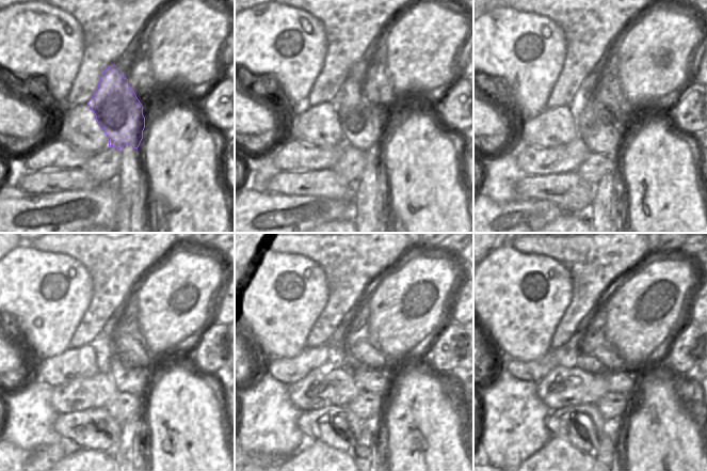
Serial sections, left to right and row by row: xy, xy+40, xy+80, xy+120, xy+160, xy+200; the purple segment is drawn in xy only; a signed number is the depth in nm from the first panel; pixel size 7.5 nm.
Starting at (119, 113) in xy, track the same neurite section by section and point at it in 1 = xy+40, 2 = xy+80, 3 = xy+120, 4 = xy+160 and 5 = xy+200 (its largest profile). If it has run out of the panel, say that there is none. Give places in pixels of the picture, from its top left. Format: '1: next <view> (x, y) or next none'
1: next xy+40 (362, 123)
2: next xy+80 (600, 135)
3: next xy+120 (133, 379)
4: next xy+160 (374, 379)
5: next xy+200 (623, 380)

